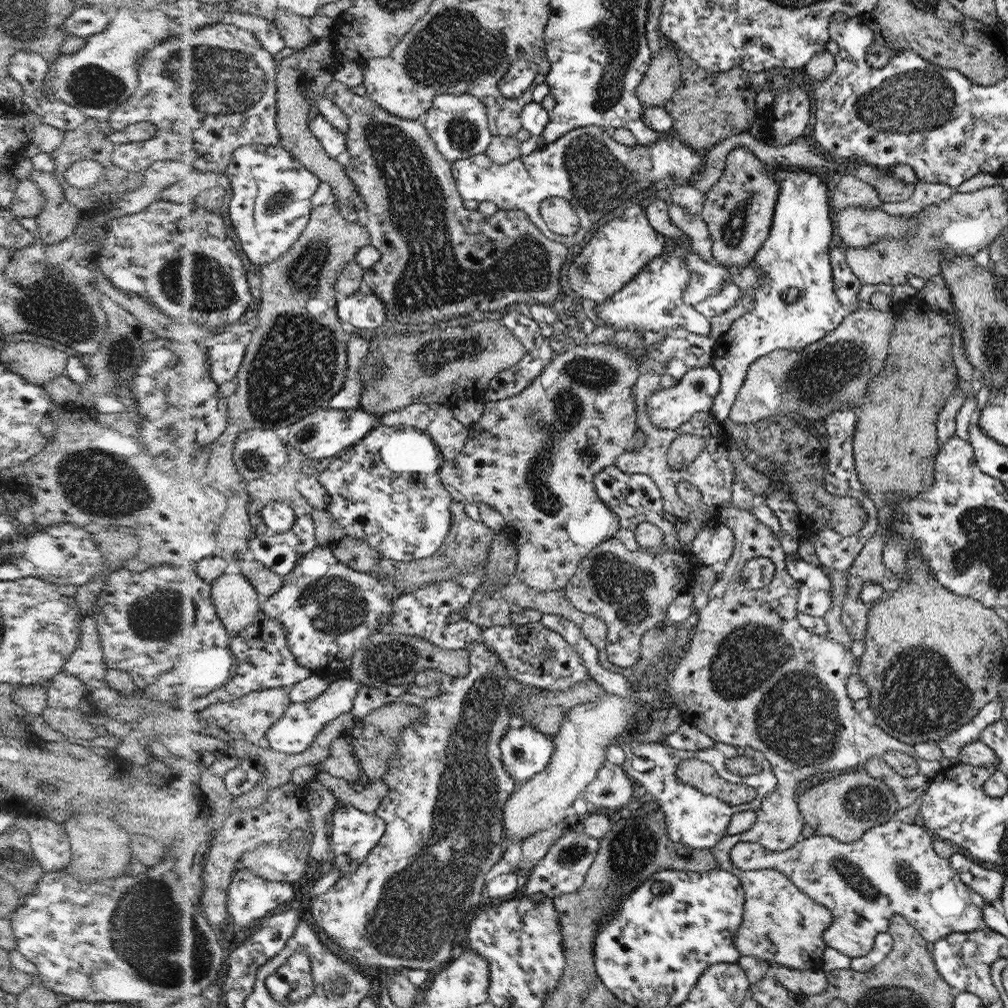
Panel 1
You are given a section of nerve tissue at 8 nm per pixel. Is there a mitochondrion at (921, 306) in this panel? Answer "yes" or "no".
no

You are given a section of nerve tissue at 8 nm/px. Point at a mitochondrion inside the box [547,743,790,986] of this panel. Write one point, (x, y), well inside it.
(630, 850)

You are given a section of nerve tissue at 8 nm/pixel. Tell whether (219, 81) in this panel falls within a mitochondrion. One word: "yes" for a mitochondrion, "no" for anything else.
yes

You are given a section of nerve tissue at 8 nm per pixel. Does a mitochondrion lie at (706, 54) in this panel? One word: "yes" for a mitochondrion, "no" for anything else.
no

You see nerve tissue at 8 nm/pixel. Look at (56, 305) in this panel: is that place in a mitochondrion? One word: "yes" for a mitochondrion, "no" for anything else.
yes

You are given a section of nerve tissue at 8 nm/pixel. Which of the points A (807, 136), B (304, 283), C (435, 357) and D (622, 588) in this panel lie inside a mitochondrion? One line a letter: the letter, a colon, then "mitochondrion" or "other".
A: other
B: mitochondrion
C: mitochondrion
D: mitochondrion

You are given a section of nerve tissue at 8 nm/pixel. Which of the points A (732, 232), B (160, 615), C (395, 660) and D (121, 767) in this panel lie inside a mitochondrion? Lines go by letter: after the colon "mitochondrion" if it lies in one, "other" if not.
A: mitochondrion
B: mitochondrion
C: mitochondrion
D: other

